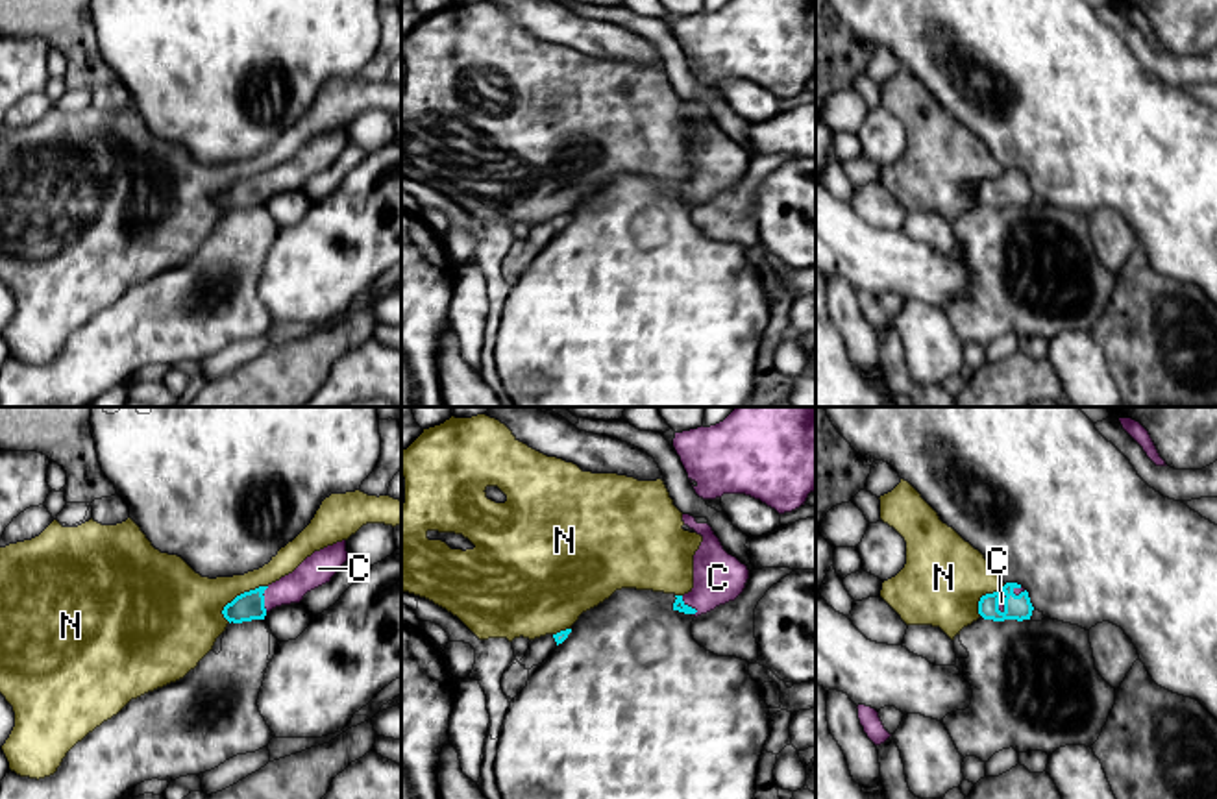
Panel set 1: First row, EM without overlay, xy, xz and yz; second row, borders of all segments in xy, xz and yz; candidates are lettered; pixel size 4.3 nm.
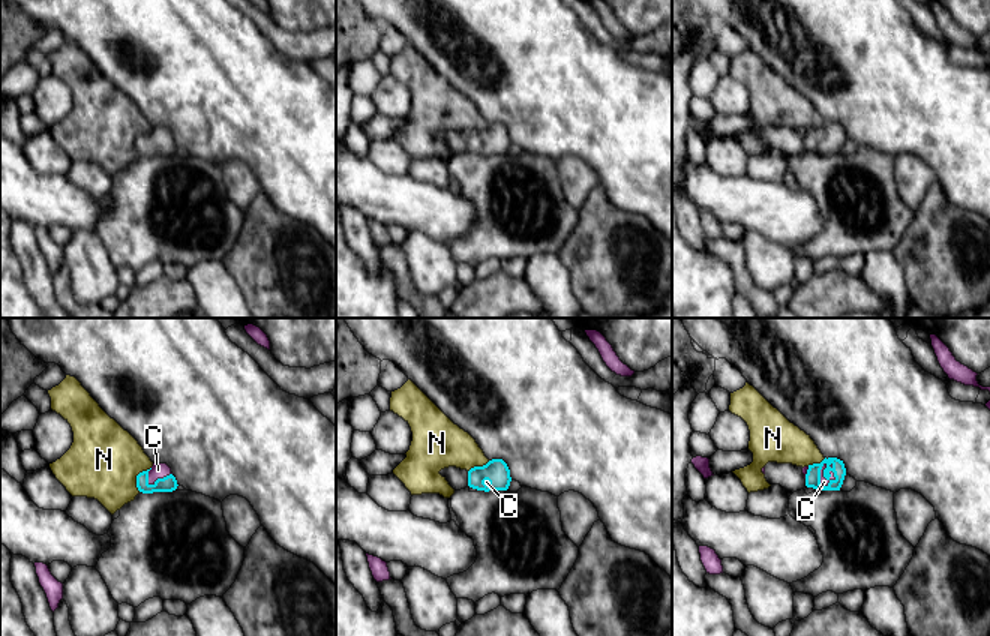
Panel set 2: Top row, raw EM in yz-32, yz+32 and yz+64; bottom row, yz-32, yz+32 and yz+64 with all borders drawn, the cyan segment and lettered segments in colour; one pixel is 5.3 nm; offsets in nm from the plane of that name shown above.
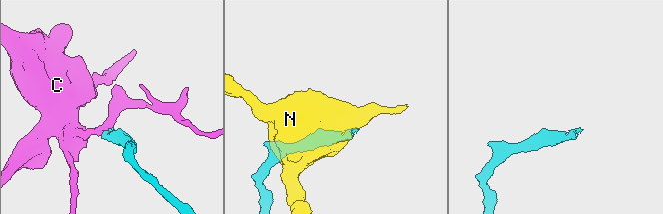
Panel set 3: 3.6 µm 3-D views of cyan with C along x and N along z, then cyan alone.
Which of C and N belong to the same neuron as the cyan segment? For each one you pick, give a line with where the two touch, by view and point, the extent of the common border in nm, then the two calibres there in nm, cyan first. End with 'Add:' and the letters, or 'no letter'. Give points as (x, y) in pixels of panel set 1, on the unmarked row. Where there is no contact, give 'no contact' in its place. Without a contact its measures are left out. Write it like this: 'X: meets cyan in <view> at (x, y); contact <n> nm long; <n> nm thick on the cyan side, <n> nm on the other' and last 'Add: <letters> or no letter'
C: meets cyan in xz at (690, 193); contact 110 nm long; 50 nm thick on the cyan side, 220 nm on the other
Add: C

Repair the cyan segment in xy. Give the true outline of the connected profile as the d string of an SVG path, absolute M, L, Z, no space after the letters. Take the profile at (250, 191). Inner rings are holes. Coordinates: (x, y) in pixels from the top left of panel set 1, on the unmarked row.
M346 126L314 137L292 159L237 181L222 200L229 209L264 205L272 194L300 189L307 178L329 168L346 146Z

